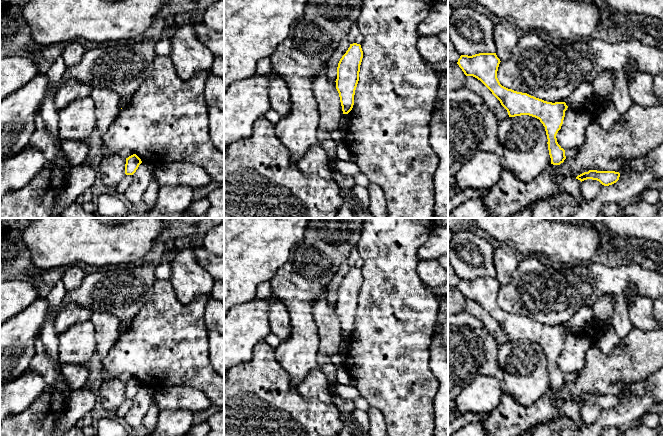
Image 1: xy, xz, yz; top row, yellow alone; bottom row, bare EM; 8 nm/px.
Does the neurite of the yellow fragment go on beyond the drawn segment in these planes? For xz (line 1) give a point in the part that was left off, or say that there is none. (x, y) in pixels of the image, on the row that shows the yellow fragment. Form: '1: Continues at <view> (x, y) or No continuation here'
1: No continuation here

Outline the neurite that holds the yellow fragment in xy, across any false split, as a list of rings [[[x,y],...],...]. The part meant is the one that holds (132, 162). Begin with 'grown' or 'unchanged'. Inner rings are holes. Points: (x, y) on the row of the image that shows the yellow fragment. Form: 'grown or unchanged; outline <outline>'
unchanged; outline [[[133,154],[126,158],[125,174],[133,175],[141,163],[141,159],[136,154]]]

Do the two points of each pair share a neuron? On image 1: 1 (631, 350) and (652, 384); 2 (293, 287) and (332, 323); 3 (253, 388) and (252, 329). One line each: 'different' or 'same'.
1: different
2: different
3: different

